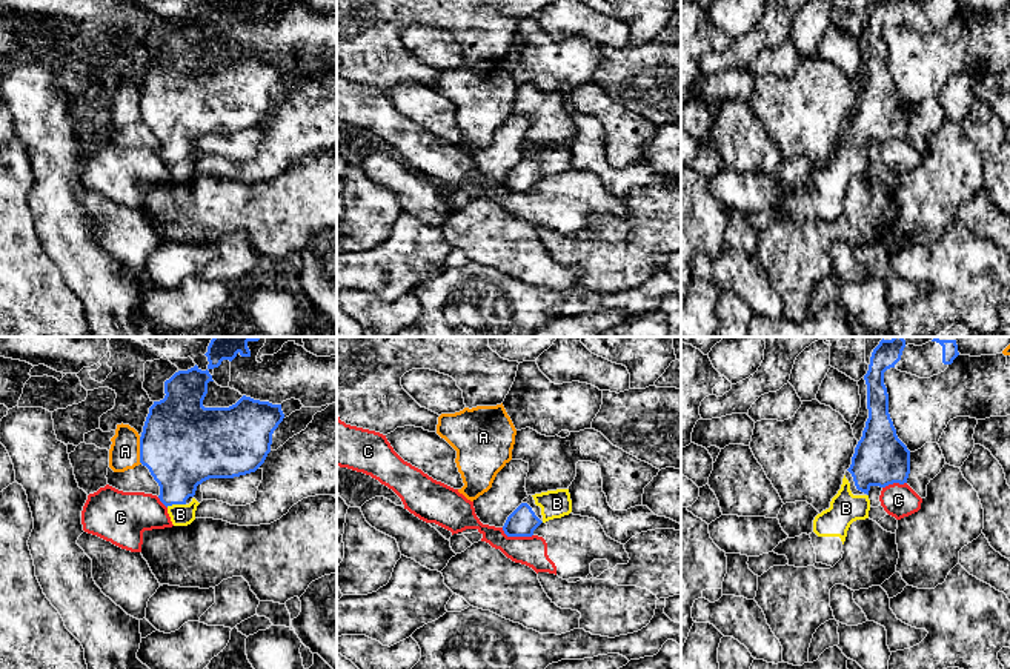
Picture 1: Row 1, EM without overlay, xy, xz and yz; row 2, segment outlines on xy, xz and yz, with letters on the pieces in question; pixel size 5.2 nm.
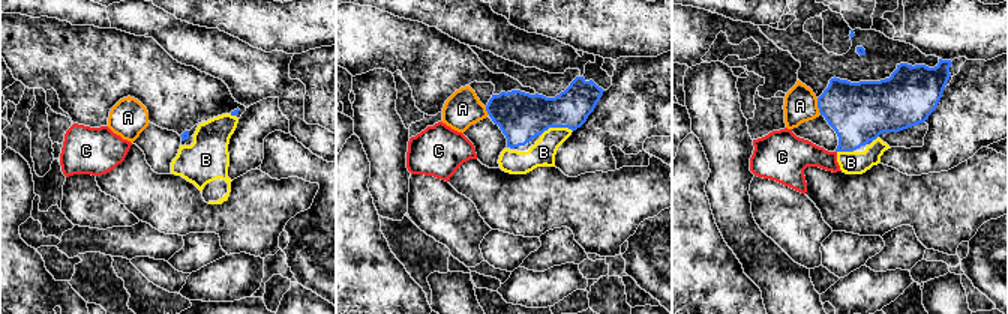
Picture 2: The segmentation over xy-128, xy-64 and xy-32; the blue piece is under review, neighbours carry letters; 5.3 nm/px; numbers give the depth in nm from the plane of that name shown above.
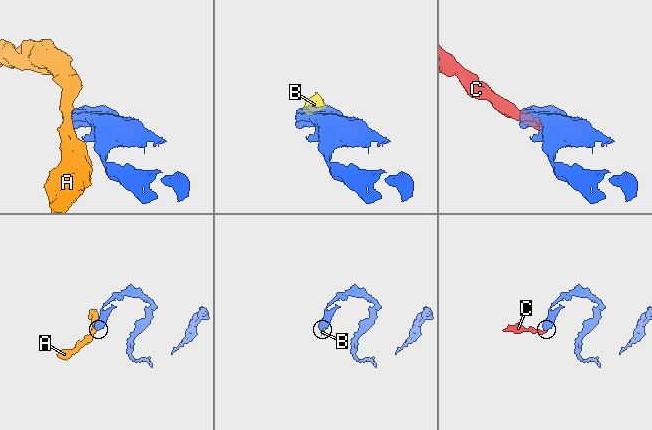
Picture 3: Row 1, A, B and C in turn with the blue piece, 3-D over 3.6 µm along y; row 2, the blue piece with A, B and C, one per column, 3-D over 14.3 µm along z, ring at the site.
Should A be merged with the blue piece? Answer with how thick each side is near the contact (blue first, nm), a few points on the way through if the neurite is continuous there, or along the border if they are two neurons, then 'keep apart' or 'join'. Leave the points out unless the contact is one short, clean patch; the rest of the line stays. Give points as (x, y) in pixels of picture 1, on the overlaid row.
440/160 nm | along xy (139, 437), (139, 460), (142, 463) | keep apart

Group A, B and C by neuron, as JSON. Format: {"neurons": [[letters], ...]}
{"neurons": [["A"], ["B"], ["C"]]}

